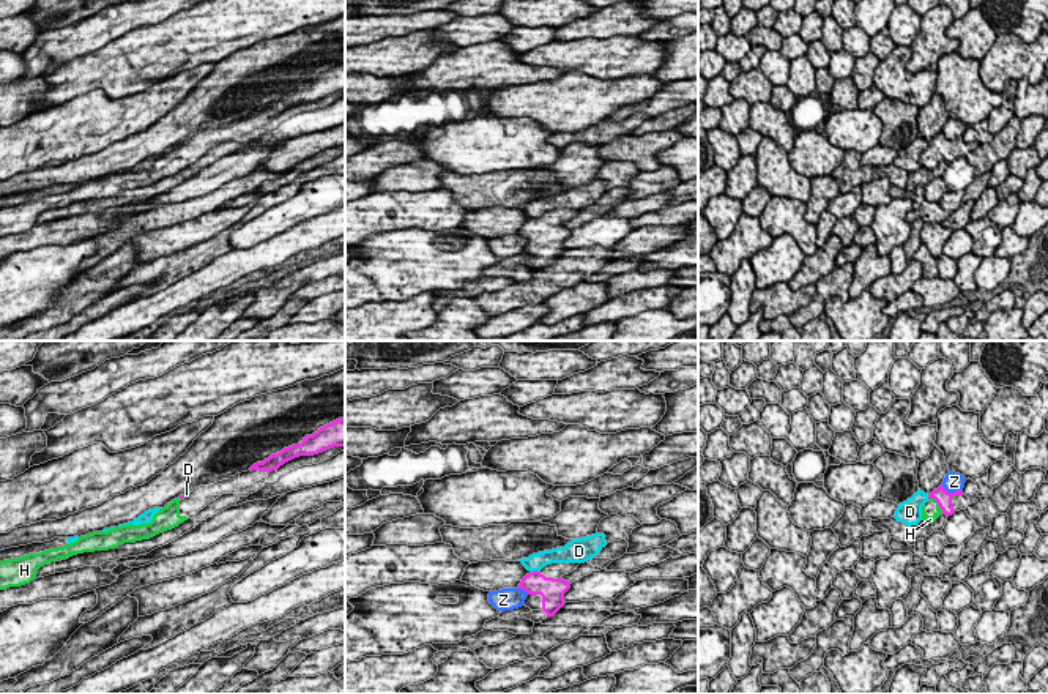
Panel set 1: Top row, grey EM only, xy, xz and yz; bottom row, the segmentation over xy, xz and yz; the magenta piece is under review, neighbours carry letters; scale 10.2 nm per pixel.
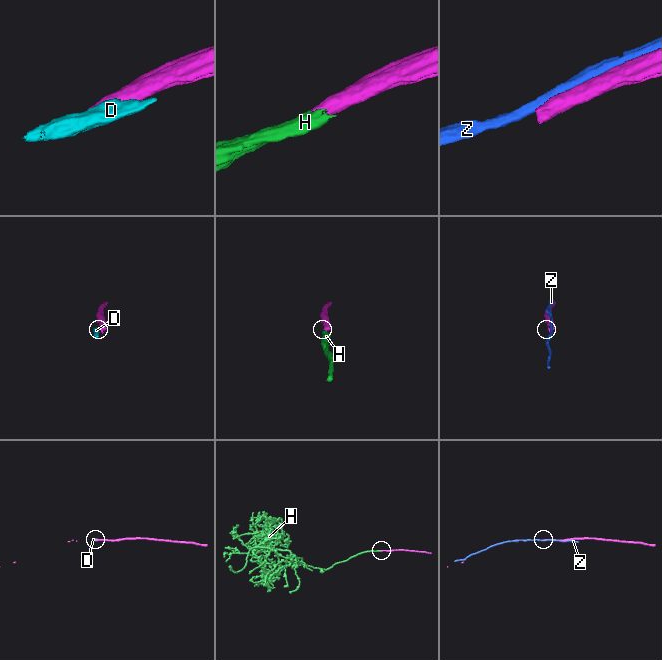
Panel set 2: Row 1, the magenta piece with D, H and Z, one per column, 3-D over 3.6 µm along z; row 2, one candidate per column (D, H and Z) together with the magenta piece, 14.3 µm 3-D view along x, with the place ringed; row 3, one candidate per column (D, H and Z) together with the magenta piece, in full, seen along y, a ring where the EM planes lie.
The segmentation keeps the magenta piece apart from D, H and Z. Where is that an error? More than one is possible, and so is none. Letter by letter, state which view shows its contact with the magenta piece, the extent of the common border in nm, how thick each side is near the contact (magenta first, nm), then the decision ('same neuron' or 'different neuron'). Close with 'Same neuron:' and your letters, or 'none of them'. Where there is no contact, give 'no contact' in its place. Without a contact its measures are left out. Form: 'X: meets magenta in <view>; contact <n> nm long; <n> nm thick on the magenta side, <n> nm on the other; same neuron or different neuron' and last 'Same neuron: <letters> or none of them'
D: meets magenta in xz; contact 90 nm long; 240 nm thick on the magenta side, 180 nm on the other; different neuron
H: meets magenta in yz; contact 240 nm long; 160 nm thick on the magenta side, 90 nm on the other; same neuron
Z: meets magenta in yz; contact 240 nm long; 160 nm thick on the magenta side, 190 nm on the other; different neuron
Same neuron: H

